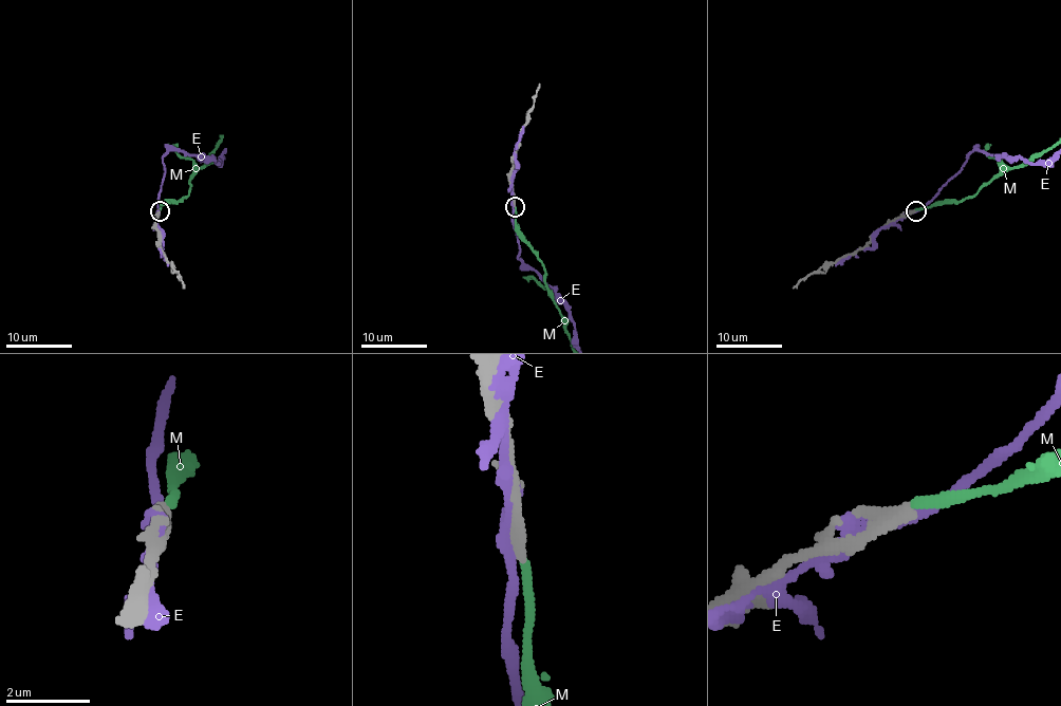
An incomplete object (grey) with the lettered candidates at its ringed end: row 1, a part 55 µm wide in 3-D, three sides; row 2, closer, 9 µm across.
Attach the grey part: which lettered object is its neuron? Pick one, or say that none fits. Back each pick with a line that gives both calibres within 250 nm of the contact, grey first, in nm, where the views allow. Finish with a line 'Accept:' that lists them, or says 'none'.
Accept: none

